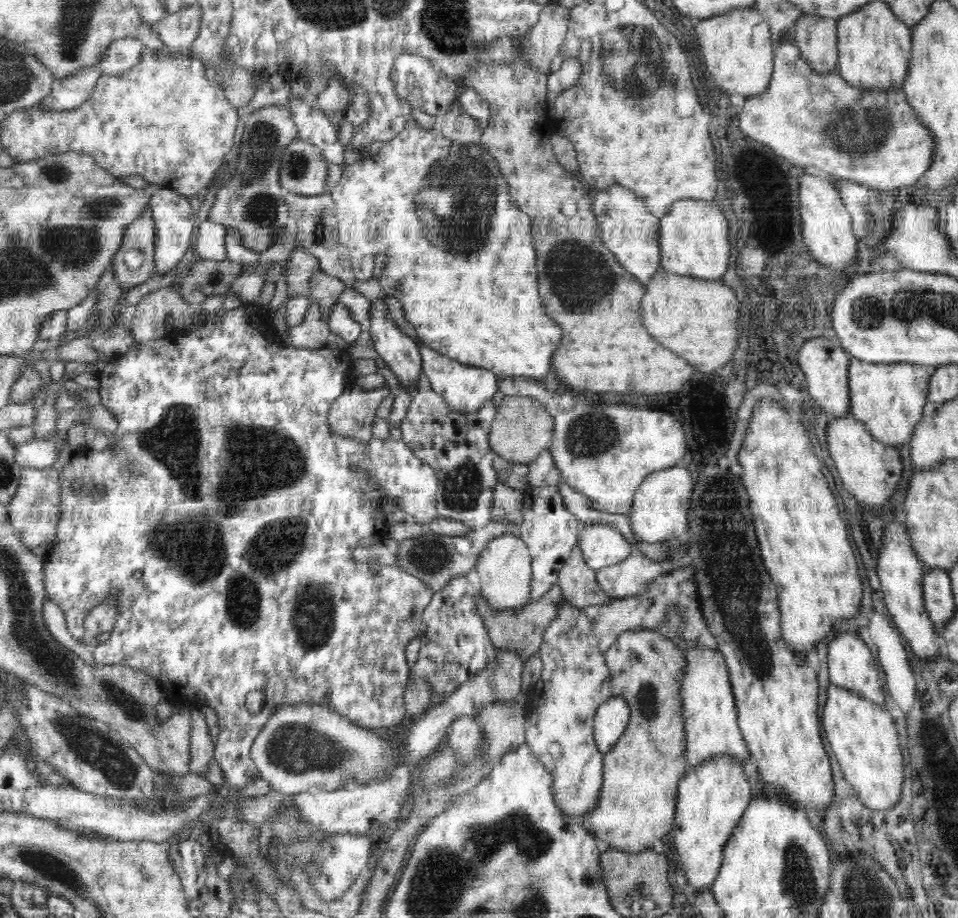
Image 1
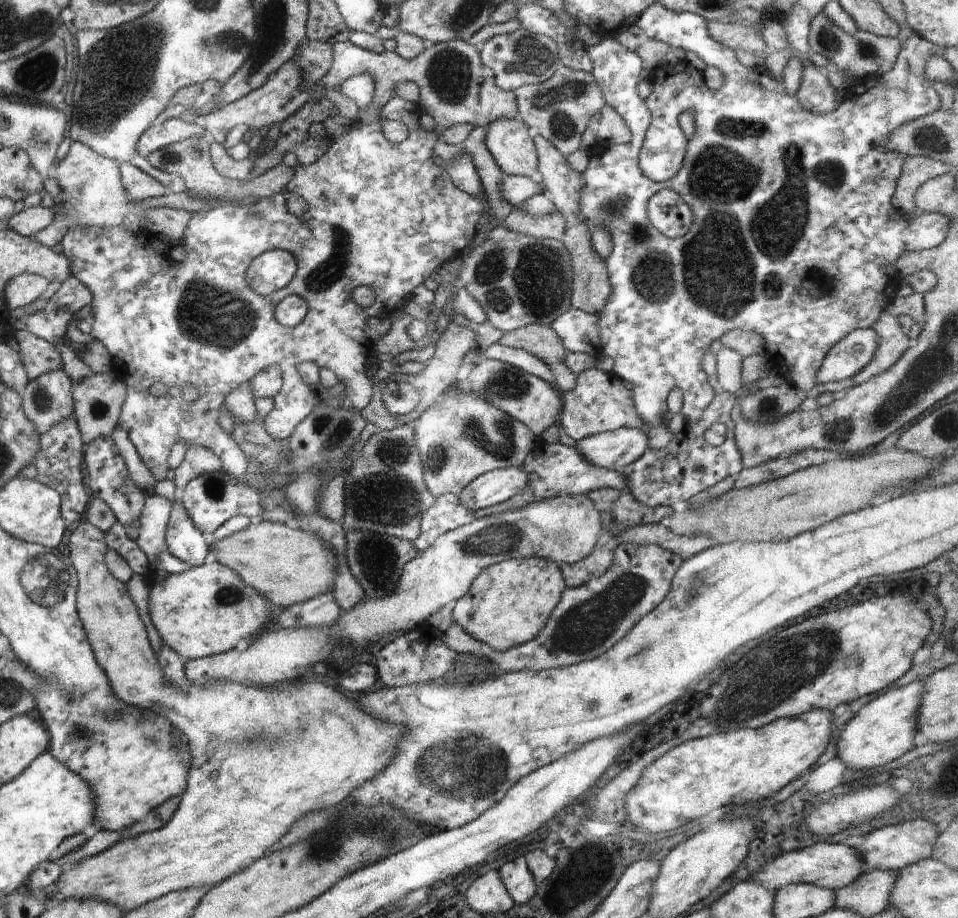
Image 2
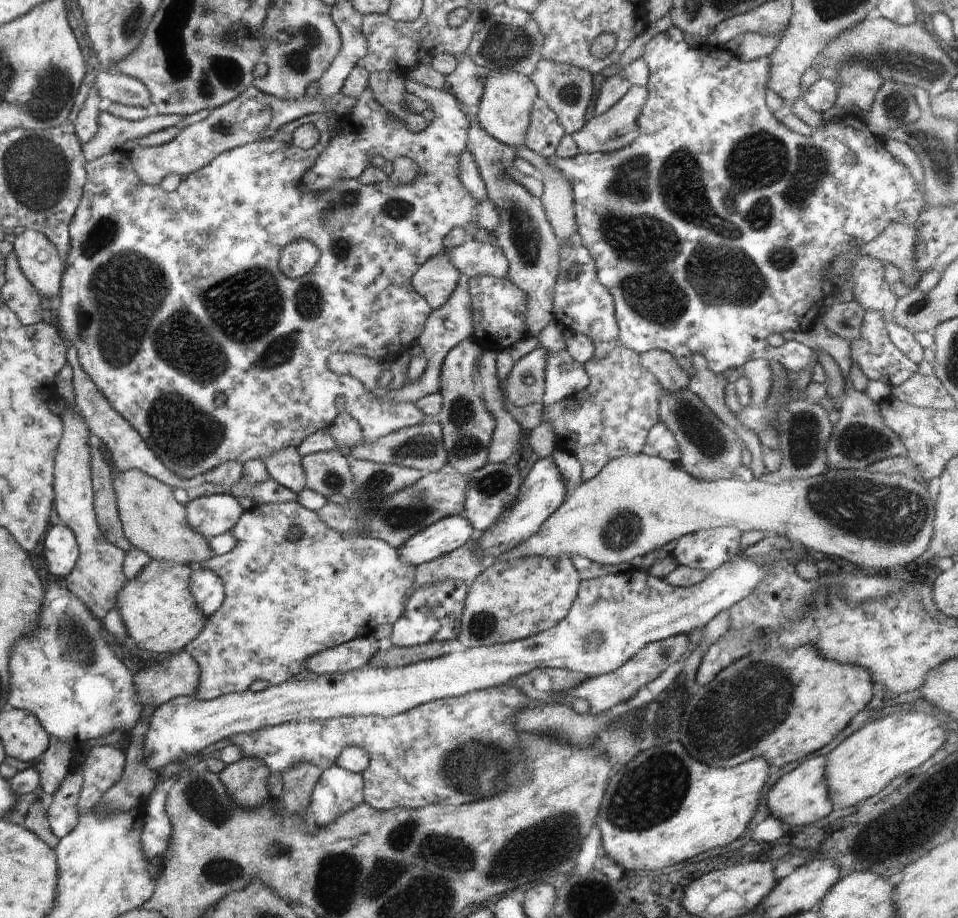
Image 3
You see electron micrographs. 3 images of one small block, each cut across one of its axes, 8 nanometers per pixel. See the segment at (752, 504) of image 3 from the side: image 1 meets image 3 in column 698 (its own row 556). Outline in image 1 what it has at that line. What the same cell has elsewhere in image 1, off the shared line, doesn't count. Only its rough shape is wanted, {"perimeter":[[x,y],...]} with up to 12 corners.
{"perimeter":[[493,538],[475,571],[480,594],[497,610],[529,604],[527,544]]}

